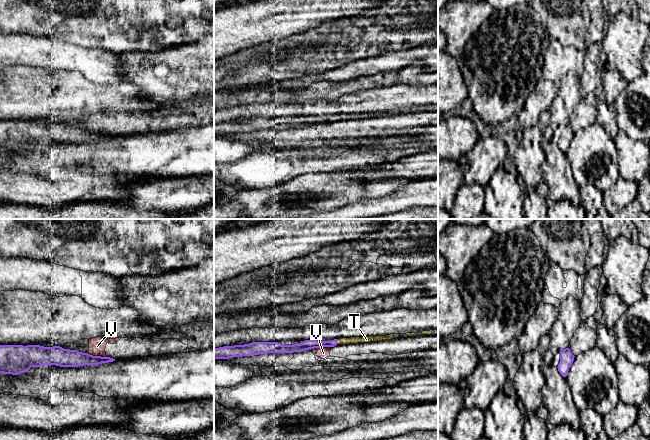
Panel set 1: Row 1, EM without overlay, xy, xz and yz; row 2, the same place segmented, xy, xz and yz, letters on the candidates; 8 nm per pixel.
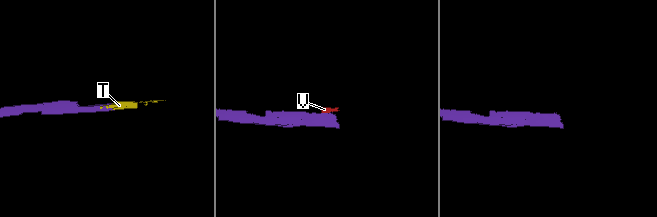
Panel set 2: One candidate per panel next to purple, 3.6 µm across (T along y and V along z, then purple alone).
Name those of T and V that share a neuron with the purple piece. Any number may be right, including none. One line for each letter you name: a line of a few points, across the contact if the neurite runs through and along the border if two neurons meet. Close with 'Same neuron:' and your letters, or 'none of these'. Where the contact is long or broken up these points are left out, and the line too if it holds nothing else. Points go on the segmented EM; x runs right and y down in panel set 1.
T: line xz (307, 344), (336, 342), (366, 339)
Same neuron: T

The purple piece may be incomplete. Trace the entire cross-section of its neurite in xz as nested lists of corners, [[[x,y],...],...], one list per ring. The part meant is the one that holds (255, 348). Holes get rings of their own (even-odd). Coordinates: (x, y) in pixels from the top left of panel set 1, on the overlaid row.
[[[438,330],[406,334],[390,334],[386,336],[339,338],[326,341],[305,340],[302,343],[293,345],[283,345],[278,342],[252,342],[244,345],[214,348],[214,359],[229,359],[233,357],[254,356],[268,353],[293,353],[314,348],[334,347],[336,345],[349,345],[357,343],[370,343],[382,340],[391,340],[394,338],[417,337],[422,335],[438,335]]]

